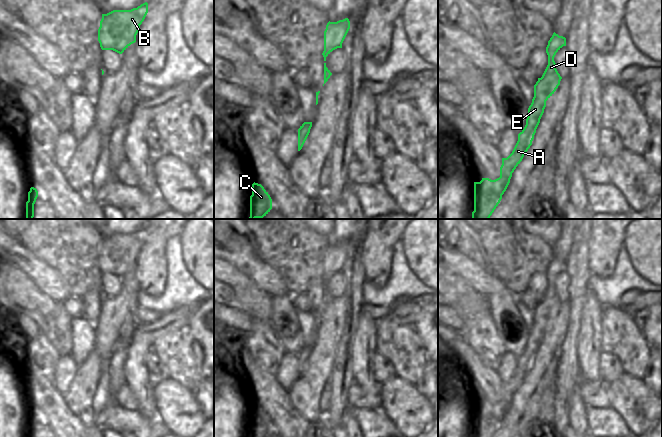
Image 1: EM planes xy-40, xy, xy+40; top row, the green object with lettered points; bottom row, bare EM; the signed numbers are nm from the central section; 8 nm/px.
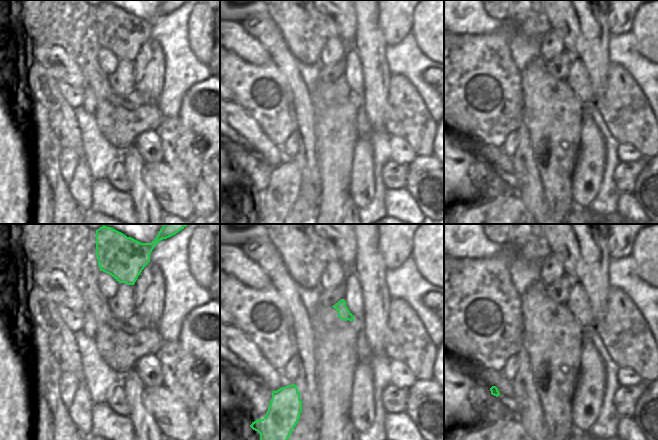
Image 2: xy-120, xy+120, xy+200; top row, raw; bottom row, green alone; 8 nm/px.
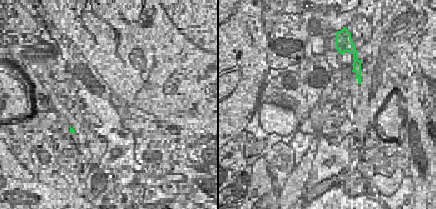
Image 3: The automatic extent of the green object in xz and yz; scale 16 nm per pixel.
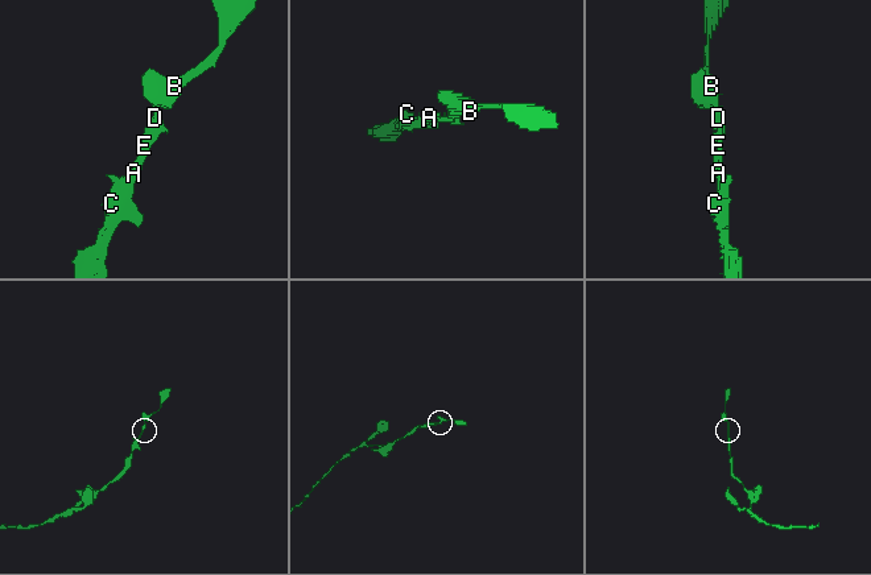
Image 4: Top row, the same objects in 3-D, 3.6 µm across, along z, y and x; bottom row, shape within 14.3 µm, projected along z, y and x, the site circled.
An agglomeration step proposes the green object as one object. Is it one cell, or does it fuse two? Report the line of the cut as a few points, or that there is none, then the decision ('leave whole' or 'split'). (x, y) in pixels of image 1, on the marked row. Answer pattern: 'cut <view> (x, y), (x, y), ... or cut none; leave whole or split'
cut none; leave whole

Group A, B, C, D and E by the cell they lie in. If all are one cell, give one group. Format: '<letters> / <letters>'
A B C D E

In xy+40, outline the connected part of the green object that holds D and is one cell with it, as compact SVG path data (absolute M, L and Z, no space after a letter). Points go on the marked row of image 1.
M554 32L546 47L548 65L542 77L538 78L534 85L534 97L528 108L526 125L518 134L518 141L512 153L507 158L502 158L500 177L495 180L482 178L480 182L474 182L472 219L490 218L510 183L512 173L532 145L536 129L546 107L546 101L554 94L562 79L556 69L554 57L563 46L566 46L566 38Z

